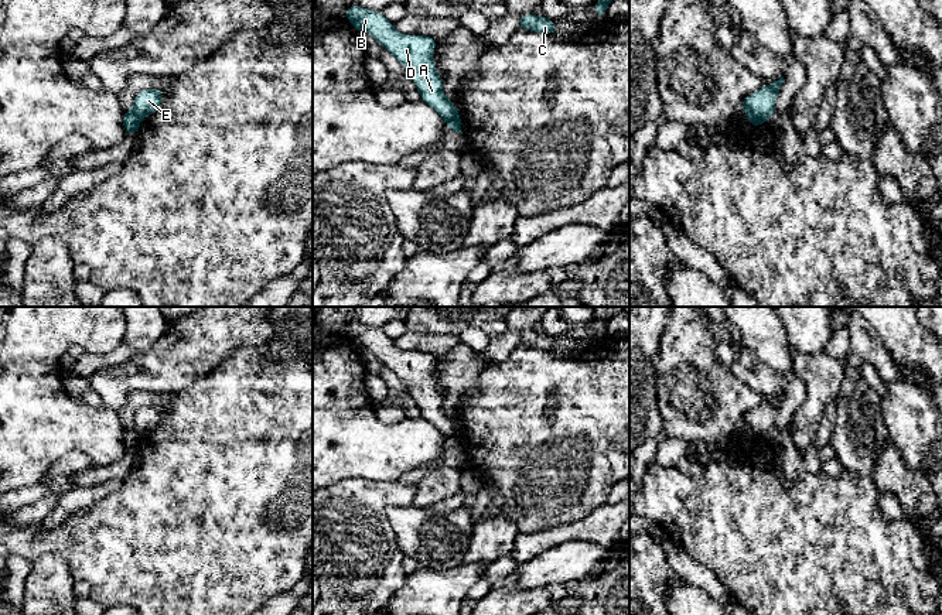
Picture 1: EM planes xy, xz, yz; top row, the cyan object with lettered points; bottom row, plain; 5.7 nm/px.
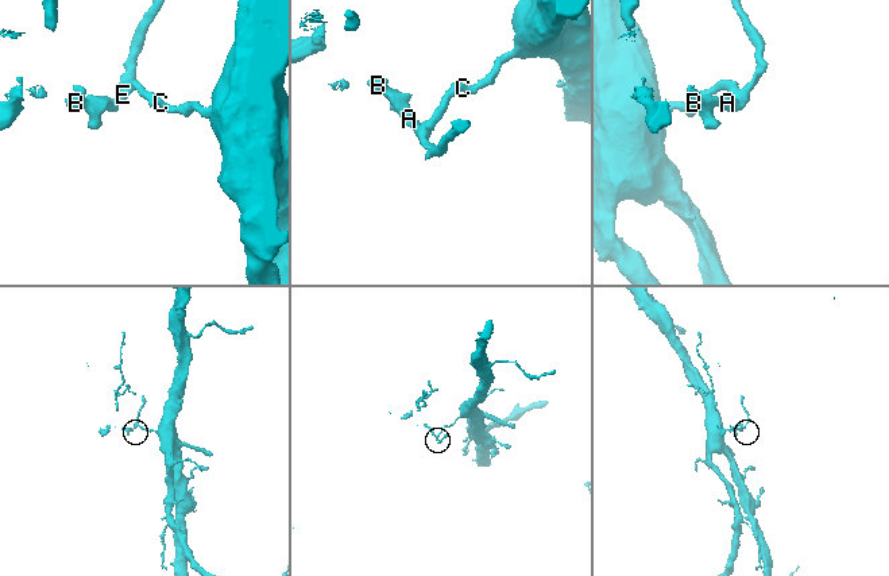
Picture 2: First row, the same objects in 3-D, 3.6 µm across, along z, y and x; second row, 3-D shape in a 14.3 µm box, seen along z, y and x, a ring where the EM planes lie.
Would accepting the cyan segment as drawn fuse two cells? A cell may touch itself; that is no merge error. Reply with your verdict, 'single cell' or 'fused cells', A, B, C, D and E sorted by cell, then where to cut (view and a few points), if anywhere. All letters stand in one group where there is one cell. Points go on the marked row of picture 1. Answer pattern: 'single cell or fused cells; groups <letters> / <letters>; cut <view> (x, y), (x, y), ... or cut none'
fused cells; groups A B D / C E; cut yz (750, 116), (767, 119)

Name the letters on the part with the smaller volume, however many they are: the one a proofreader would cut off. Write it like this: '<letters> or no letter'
A, B, D

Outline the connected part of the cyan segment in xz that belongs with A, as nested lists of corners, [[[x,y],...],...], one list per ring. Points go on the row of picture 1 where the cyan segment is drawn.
[[[355,3],[347,10],[345,18],[359,33],[371,34],[407,69],[421,100],[444,119],[450,130],[454,129],[455,103],[443,95],[443,81],[431,57],[437,40],[427,35],[402,34],[395,30],[382,11],[372,11]]]

